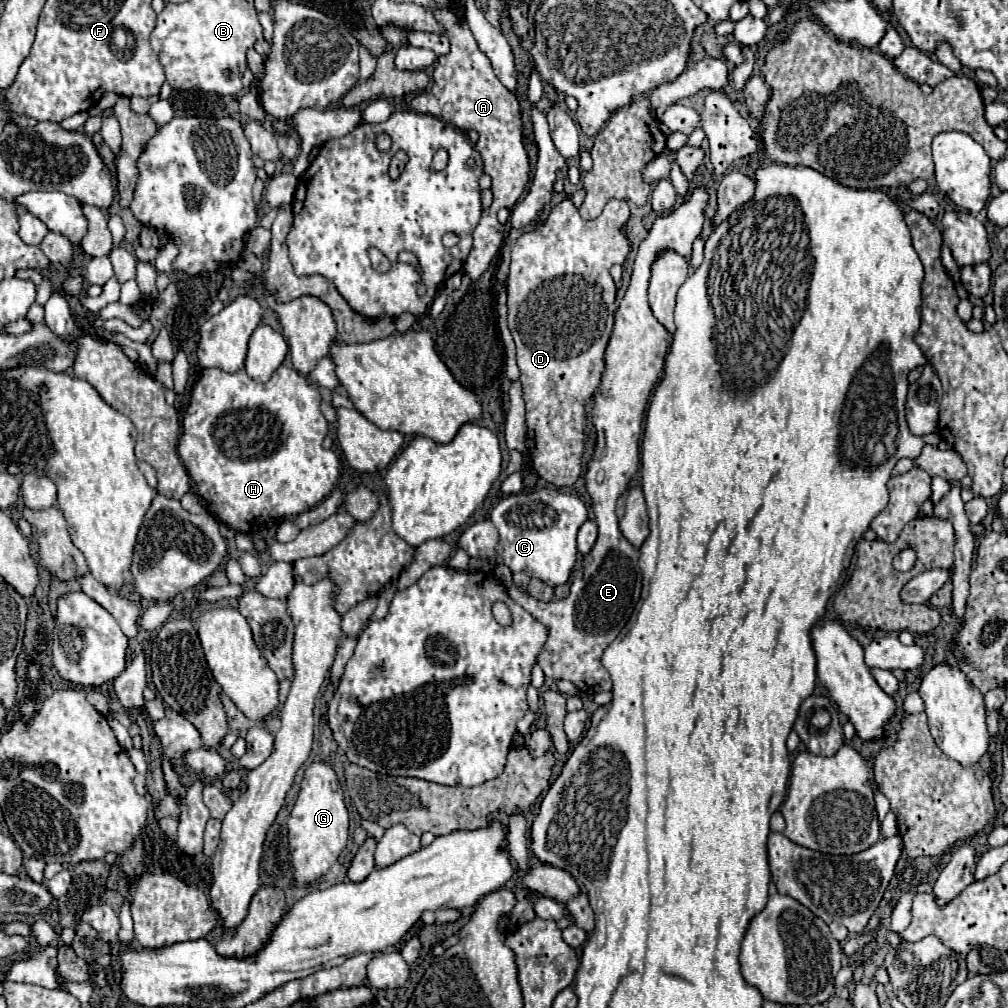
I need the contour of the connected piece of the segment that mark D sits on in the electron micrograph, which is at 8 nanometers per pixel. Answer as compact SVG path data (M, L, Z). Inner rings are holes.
M564 199L562 203L558 203L548 221L544 225L540 225L534 233L524 233L514 249L512 249L512 267L510 267L510 273L508 275L508 327L512 331L512 337L514 337L514 343L516 343L516 361L518 361L518 367L520 367L520 383L522 383L522 391L524 391L524 401L526 401L526 423L528 423L528 437L526 437L526 445L528 445L528 451L532 455L532 463L534 463L534 469L536 473L548 481L548 483L554 483L556 487L568 487L572 485L578 477L580 477L580 455L582 455L582 449L584 449L584 403L598 391L598 385L600 385L600 375L604 371L604 349L606 349L606 343L610 339L610 333L612 333L612 325L614 325L614 311L616 311L616 283L610 275L610 267L616 265L616 263L624 263L628 251L630 251L630 243L624 235L624 225L628 221L628 215L630 215L630 209L628 209L628 203L622 201L622 199L610 199L606 203L606 207L602 209L600 217L596 219L582 219L578 209L572 205L570 199Z

